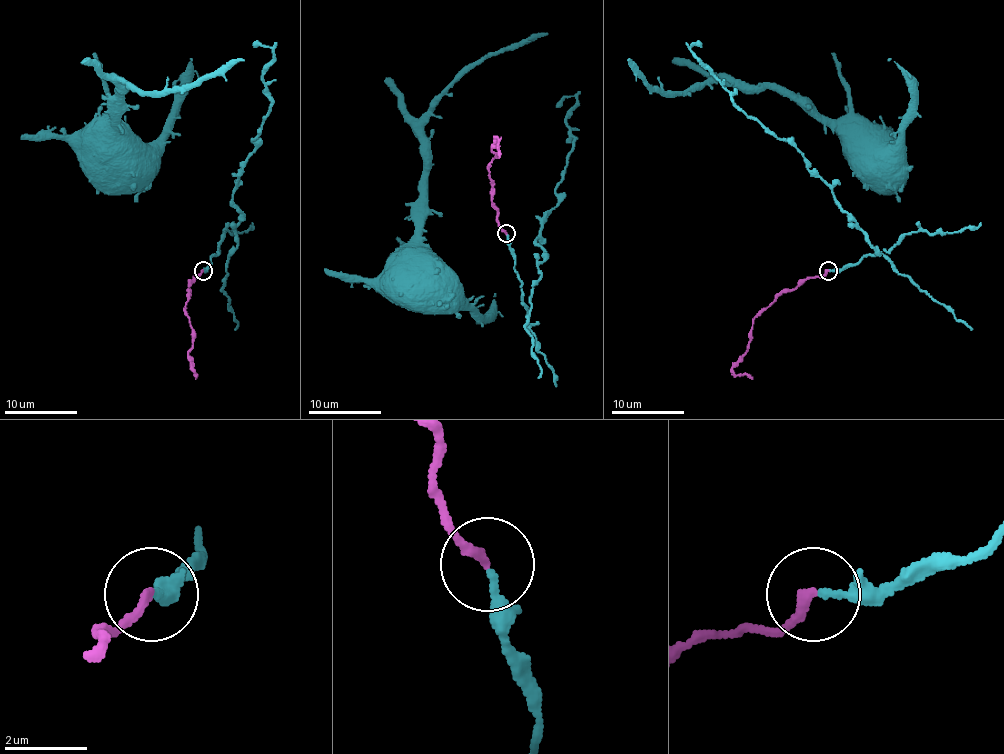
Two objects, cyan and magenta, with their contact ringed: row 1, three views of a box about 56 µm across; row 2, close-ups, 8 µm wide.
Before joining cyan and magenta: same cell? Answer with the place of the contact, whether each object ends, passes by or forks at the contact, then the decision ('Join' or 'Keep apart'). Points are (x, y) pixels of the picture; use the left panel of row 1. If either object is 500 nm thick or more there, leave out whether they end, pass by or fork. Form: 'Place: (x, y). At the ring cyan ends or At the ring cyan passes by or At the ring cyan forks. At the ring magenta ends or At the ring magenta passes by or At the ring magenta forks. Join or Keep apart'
Place: (203, 270). At the ring cyan ends. At the ring magenta ends. Join

